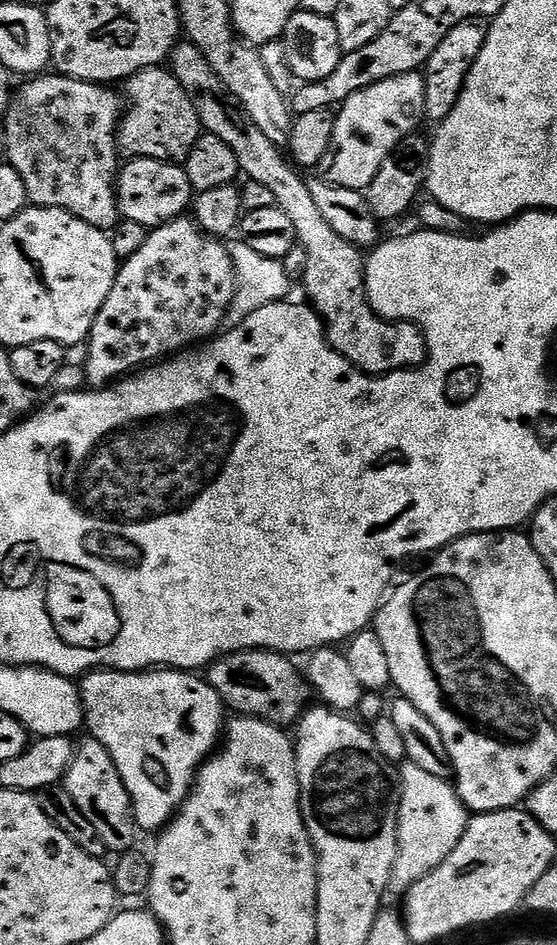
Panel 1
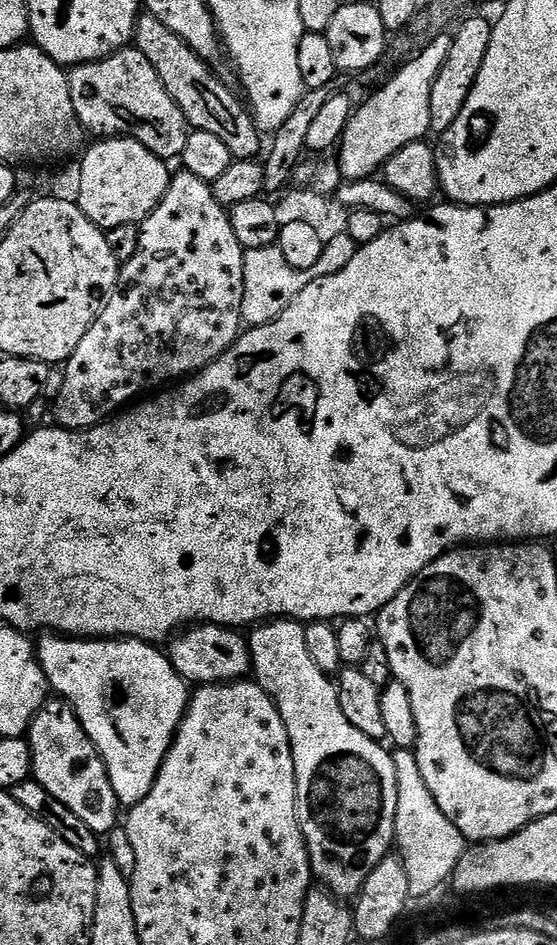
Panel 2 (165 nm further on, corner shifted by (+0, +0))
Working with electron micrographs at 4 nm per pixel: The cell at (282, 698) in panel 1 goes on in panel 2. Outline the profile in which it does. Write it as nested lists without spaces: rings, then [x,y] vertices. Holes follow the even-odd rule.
[[[201,624],[181,631],[171,641],[170,659],[174,670],[192,686],[231,684],[245,679],[253,671],[252,654],[248,651],[247,639],[240,635],[239,631],[222,624]]]

